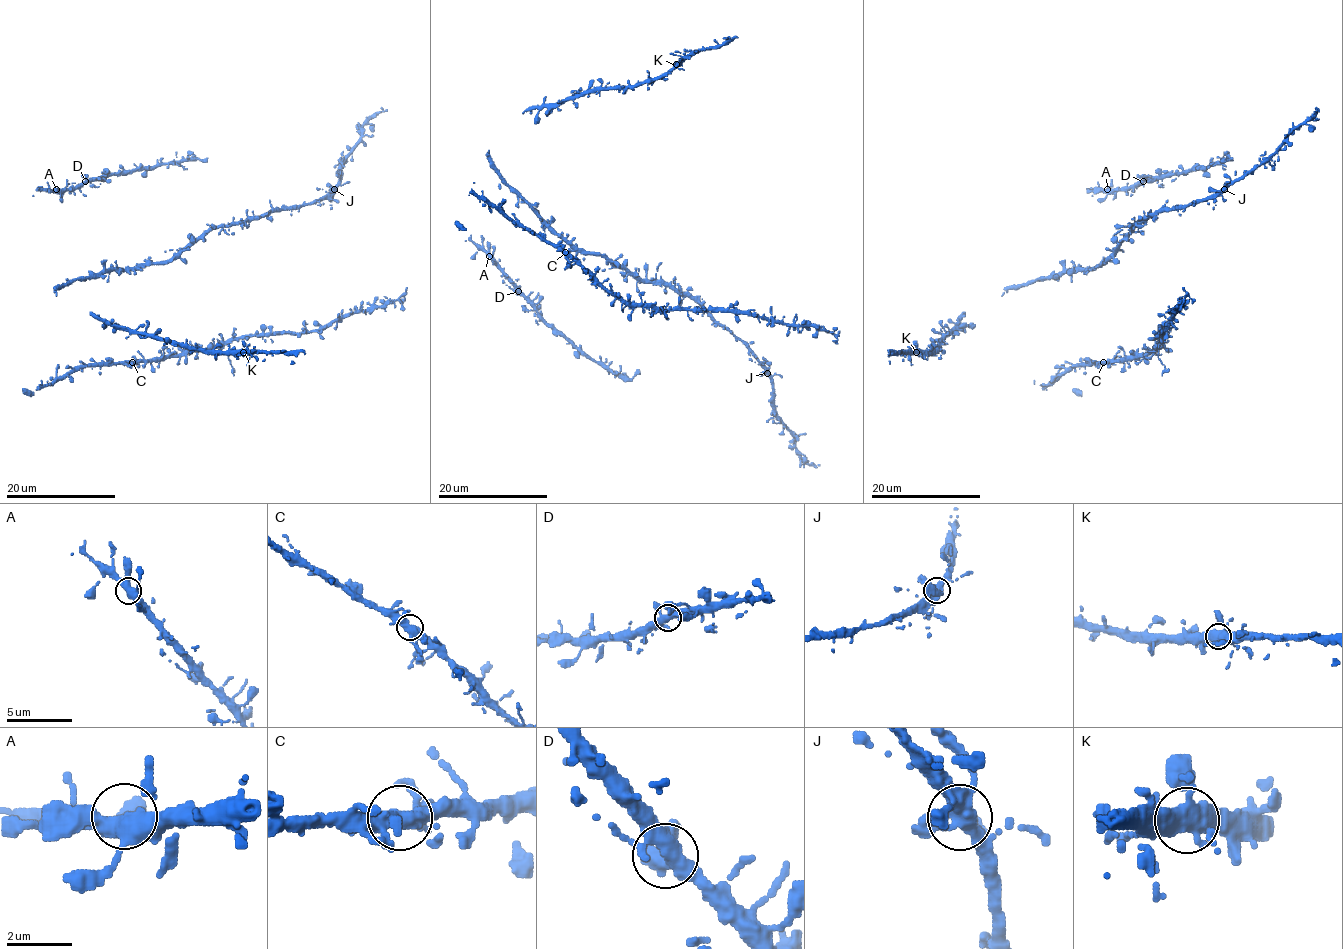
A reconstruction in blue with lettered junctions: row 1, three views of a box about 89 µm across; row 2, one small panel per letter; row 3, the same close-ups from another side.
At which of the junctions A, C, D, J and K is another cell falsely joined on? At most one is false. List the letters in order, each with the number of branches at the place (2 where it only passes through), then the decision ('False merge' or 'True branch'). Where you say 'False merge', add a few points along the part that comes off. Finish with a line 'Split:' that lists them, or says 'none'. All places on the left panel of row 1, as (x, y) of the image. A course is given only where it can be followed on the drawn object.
A: Branches: 4. True branch
C: Branches: 5. True branch
D: Branches: 5. True branch
J: Branches: 5. True branch
K: Branches: 5. True branch
Split: none

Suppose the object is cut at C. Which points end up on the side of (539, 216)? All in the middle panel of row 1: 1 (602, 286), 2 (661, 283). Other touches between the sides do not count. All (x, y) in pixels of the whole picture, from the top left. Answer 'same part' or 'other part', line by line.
1: other part
2: same part

